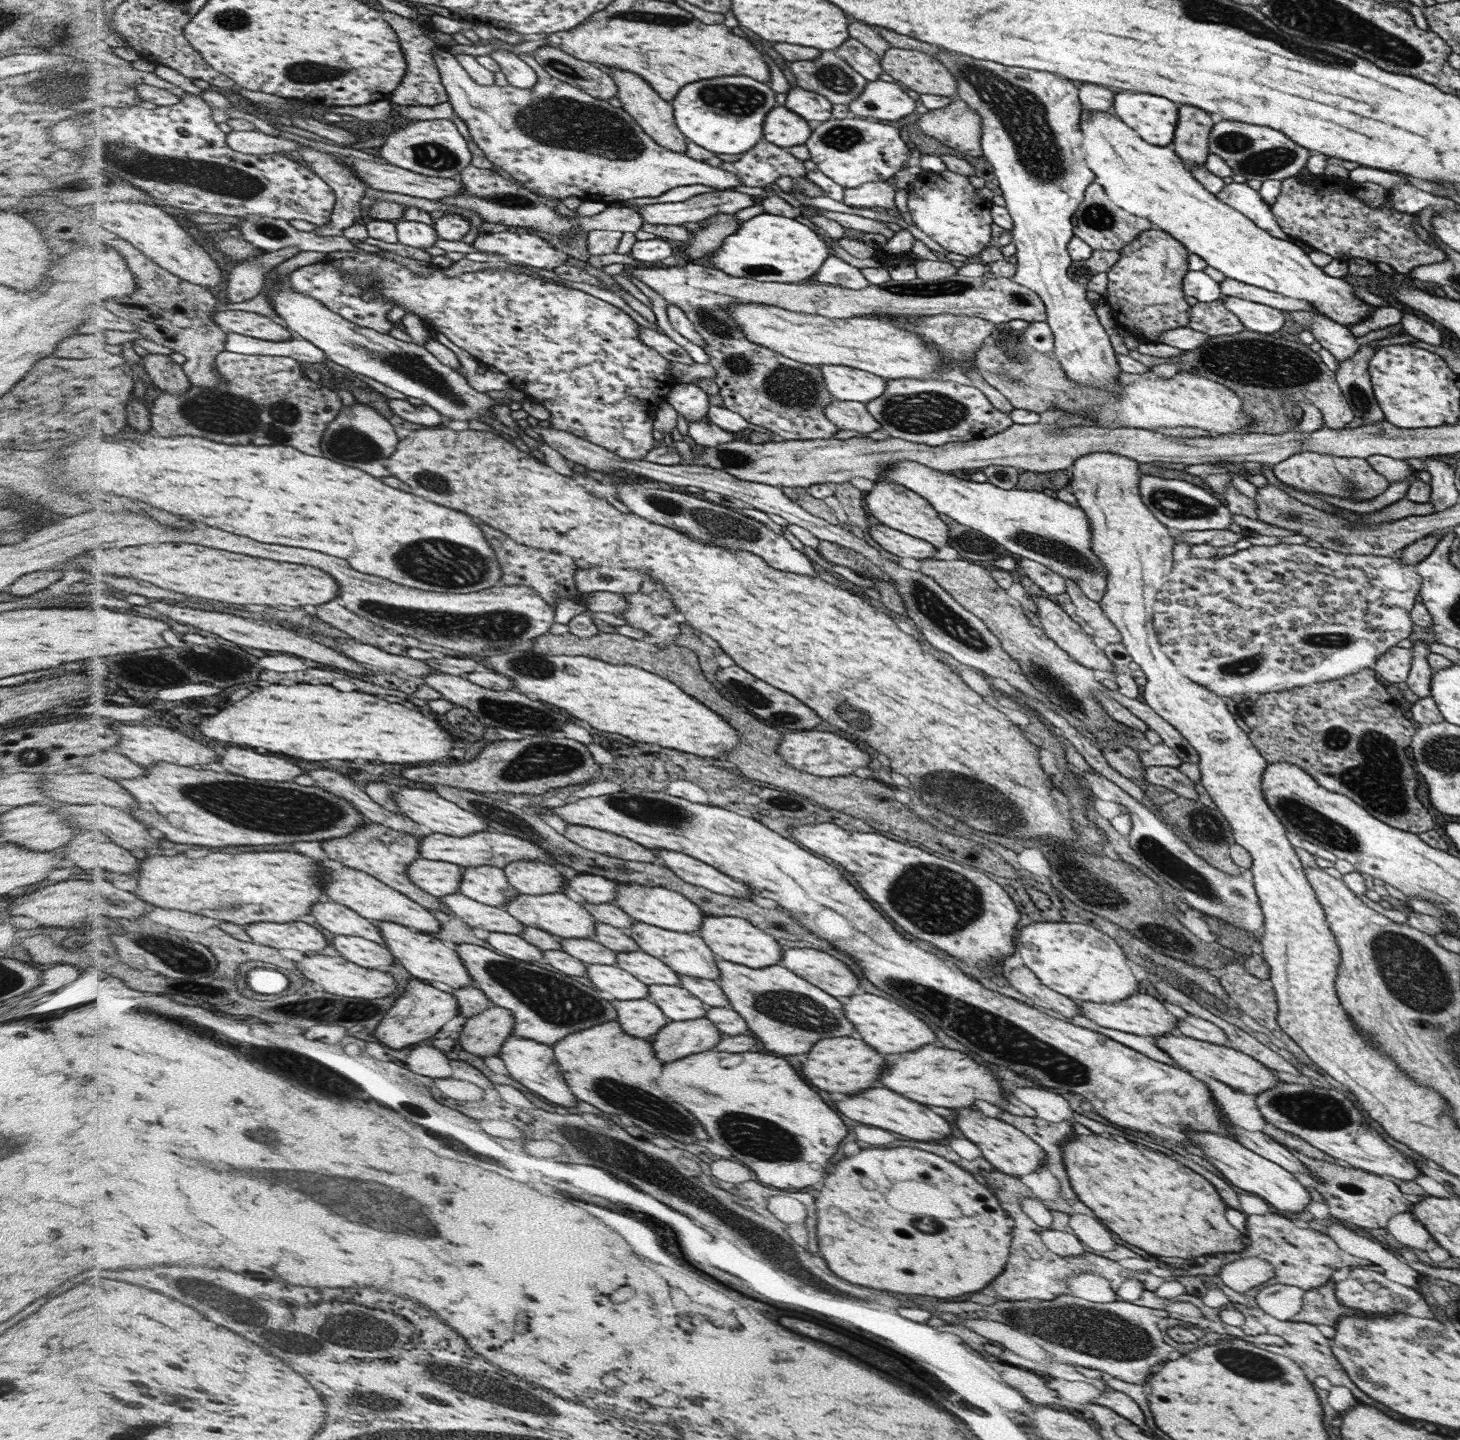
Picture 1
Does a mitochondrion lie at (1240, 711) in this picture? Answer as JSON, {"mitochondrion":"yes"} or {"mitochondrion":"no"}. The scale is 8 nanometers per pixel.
{"mitochondrion":"no"}

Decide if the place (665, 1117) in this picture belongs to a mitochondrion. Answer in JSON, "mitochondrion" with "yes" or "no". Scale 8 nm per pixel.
{"mitochondrion":"yes"}

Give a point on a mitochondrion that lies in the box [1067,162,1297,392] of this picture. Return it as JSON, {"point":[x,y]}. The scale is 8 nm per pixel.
{"point":[1097,217]}

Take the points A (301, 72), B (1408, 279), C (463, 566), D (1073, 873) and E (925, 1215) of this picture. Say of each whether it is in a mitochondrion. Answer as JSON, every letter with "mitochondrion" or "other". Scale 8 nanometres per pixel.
{"A":"mitochondrion","B":"other","C":"mitochondrion","D":"mitochondrion","E":"mitochondrion"}

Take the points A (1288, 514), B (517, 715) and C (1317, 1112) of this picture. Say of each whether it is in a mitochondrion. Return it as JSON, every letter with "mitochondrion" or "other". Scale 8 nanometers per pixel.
{"A":"mitochondrion","B":"mitochondrion","C":"mitochondrion"}

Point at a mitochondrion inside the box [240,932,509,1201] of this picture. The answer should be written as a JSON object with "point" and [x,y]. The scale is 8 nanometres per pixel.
{"point":[313,1074]}

